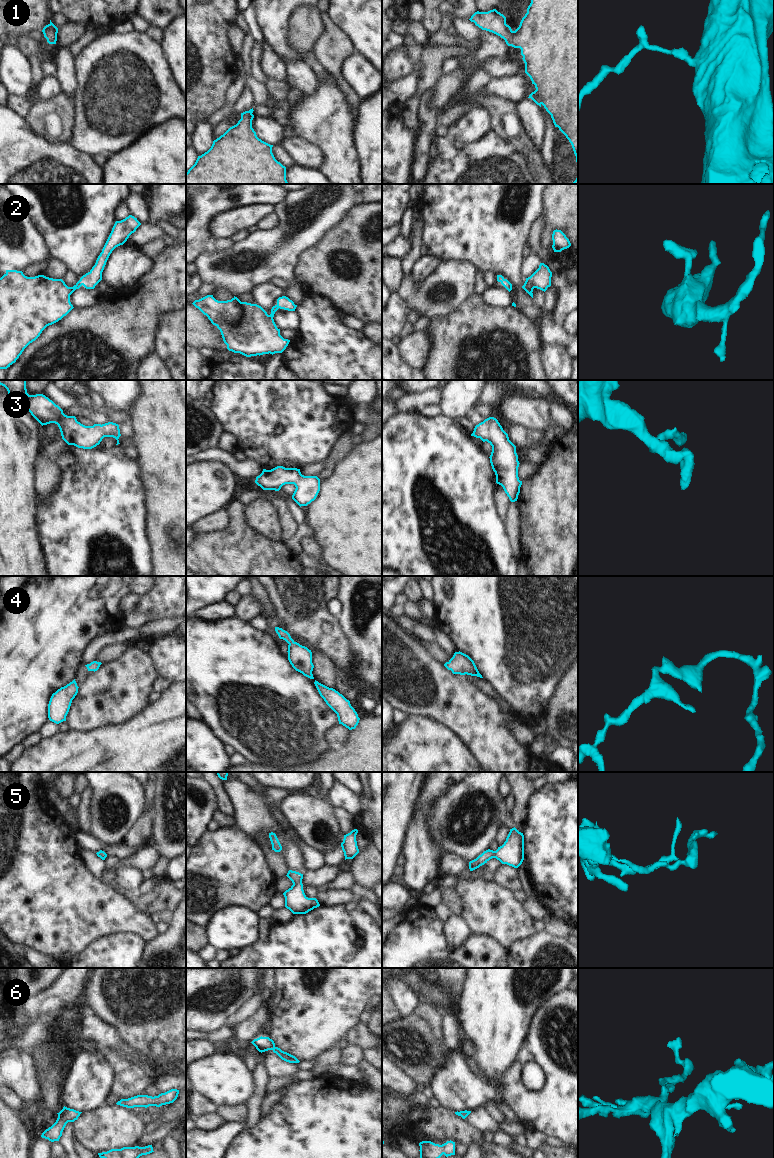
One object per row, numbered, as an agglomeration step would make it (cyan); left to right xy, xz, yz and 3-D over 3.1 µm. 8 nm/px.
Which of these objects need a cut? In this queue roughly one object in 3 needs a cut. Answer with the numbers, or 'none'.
none

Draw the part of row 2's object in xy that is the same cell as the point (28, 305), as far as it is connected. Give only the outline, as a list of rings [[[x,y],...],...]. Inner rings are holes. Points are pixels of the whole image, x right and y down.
[[[132,215],[116,221],[95,265],[73,287],[68,287],[62,279],[44,275],[27,277],[22,271],[6,270],[0,278],[0,369],[7,369],[15,363],[24,349],[35,341],[47,326],[58,322],[74,308],[70,295],[76,289],[82,285],[86,289],[95,288],[102,280],[102,272],[112,251],[123,245],[140,225]]]

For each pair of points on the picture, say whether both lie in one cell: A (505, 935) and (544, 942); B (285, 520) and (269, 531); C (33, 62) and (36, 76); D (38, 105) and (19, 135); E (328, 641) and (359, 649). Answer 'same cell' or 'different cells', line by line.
A: different cells
B: different cells
C: same cell
D: different cells
E: different cells

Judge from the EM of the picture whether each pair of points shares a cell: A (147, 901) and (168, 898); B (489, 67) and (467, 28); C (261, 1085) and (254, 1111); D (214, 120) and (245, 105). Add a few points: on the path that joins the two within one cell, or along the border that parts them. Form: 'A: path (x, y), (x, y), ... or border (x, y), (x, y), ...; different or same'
A: path (152, 901), (163, 898); same
B: border (506, 59), (501, 61), (490, 58), (481, 64); different
C: path (260, 1091), (254, 1105); same
D: border (242, 89), (234, 104), (233, 111), (224, 119); different

